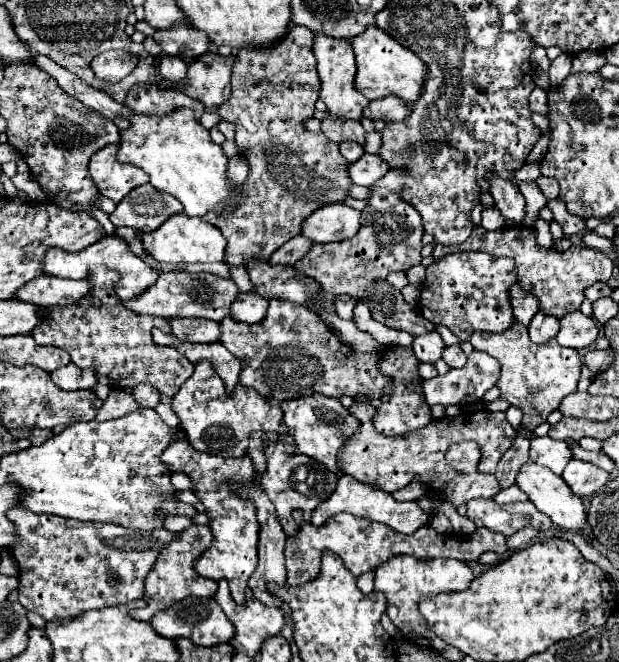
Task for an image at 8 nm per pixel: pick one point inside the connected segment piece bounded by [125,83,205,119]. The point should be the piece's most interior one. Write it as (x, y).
(147, 99)

